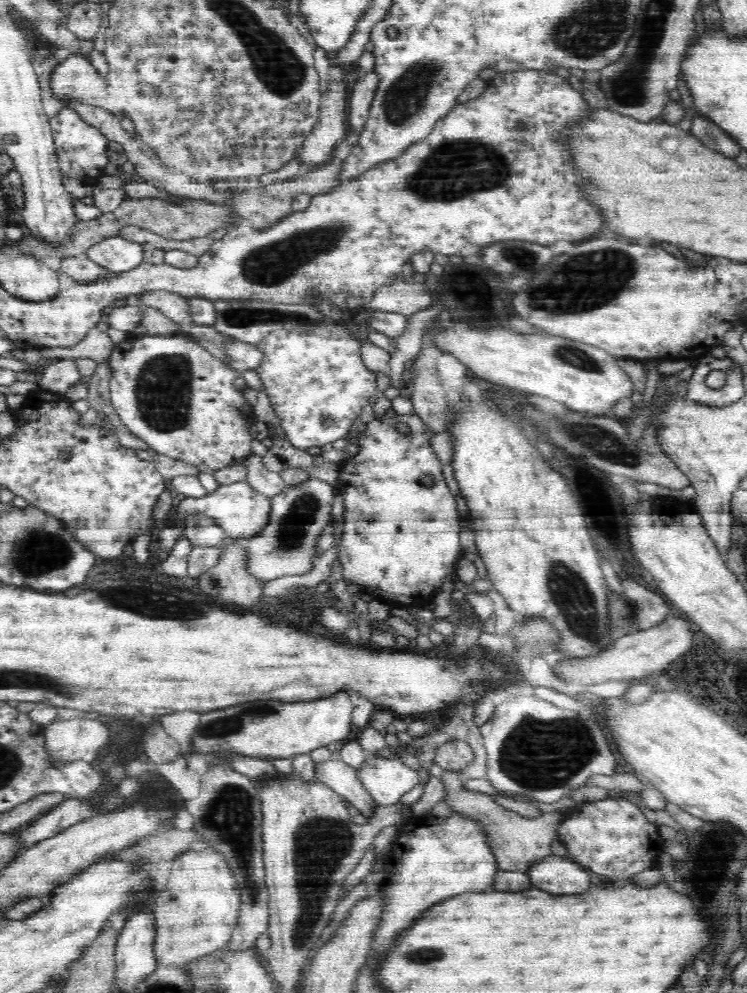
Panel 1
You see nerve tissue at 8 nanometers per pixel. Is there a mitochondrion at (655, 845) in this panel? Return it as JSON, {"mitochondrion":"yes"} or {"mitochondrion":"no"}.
{"mitochondrion":"no"}

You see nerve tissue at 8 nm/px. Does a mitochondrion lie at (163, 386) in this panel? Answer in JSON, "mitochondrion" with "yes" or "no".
{"mitochondrion":"yes"}

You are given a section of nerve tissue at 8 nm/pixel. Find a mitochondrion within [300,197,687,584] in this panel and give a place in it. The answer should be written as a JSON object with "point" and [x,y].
{"point":[595,278]}

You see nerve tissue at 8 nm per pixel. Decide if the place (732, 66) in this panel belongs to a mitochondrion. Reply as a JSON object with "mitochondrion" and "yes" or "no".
{"mitochondrion":"no"}

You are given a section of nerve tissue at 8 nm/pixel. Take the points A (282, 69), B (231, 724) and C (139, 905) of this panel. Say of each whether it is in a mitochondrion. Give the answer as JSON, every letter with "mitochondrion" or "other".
{"A":"mitochondrion","B":"mitochondrion","C":"other"}

